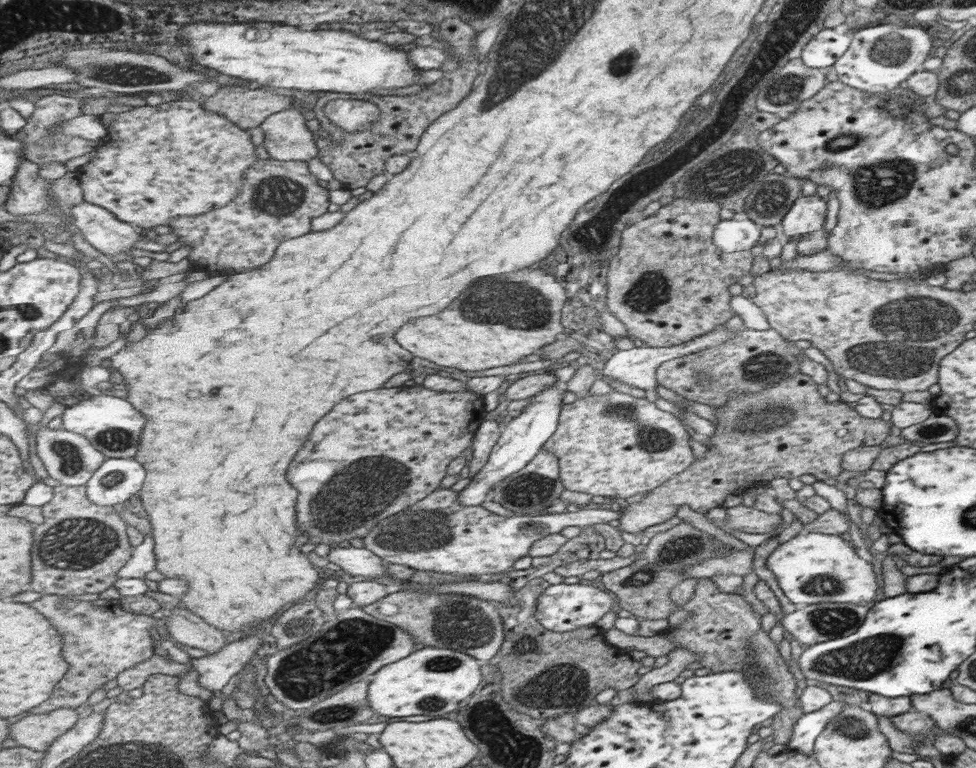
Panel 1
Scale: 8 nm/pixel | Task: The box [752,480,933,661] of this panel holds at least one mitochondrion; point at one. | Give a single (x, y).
(829, 620)

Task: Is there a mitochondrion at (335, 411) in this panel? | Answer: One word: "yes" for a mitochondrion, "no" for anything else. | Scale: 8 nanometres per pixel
no

